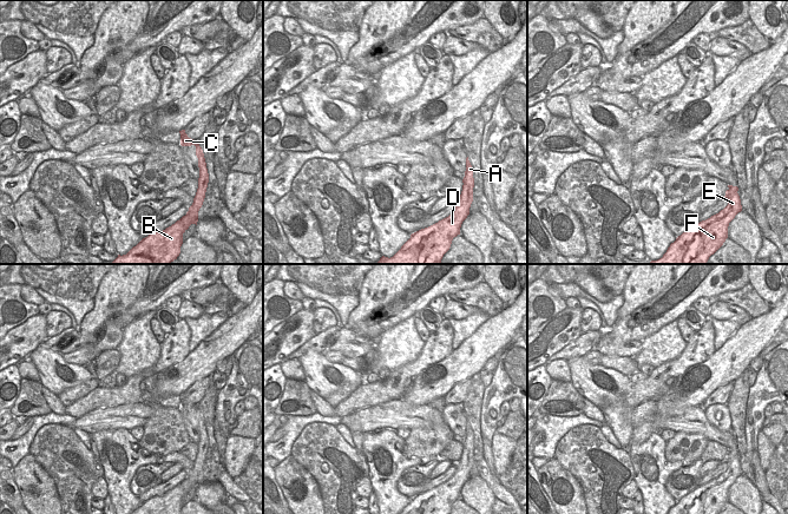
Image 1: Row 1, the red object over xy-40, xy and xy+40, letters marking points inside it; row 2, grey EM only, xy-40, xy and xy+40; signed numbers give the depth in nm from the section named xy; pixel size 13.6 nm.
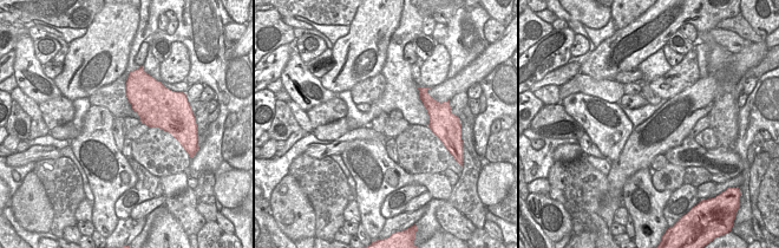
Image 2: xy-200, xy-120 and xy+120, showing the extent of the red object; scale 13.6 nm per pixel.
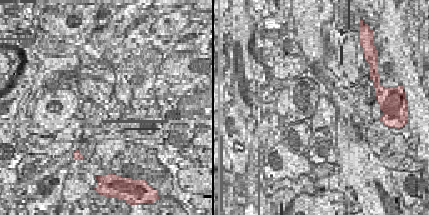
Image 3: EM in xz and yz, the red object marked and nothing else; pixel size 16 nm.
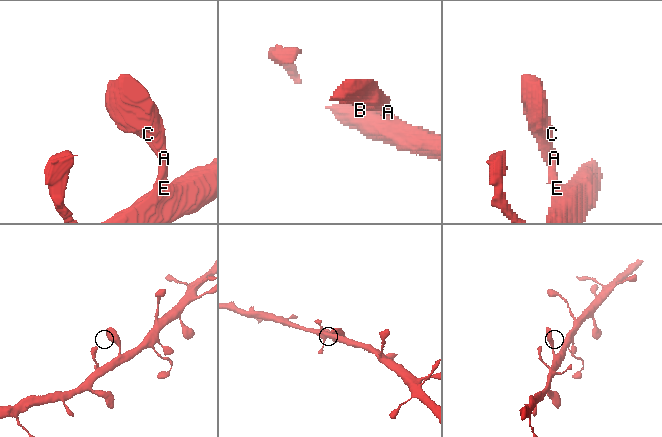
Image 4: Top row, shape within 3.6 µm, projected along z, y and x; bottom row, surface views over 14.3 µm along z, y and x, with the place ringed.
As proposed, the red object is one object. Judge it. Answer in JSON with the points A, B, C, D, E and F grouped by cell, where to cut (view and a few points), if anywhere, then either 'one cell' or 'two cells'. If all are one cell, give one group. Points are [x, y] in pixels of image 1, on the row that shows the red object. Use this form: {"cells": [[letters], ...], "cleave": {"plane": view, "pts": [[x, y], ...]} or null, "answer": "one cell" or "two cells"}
{"cells": [["A", "B", "C", "D", "E", "F"]], "cleave": null, "answer": "one cell"}

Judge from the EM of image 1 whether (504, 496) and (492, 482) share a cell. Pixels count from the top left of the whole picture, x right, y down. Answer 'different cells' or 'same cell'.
same cell

